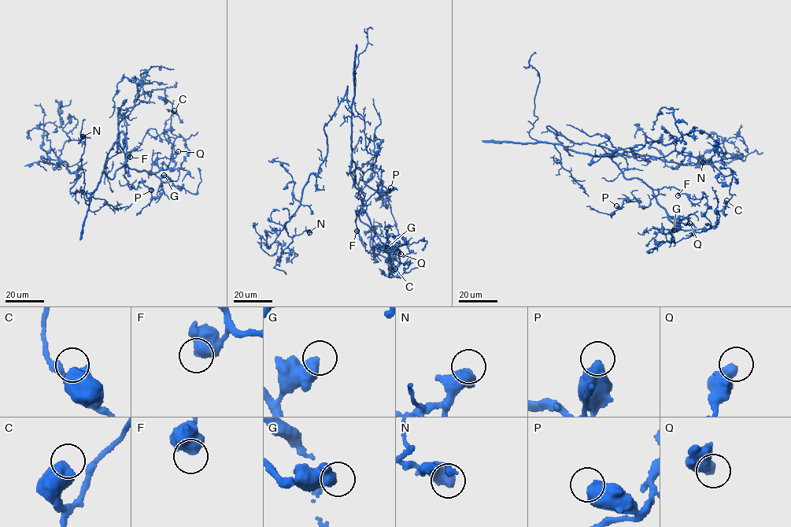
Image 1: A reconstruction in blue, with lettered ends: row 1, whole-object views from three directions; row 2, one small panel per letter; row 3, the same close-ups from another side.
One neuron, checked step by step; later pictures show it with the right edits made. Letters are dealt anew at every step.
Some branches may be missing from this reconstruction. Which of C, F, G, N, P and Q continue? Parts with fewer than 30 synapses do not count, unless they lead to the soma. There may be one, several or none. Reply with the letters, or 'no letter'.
no letter

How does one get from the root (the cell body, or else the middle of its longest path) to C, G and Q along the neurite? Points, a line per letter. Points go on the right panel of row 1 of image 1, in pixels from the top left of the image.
C: (550, 130), (568, 149), (592, 155), (632, 151), (655, 159), (674, 150), (722, 175), (732, 170), (726, 200)
G: (550, 130), (568, 149), (608, 157), (626, 178), (641, 179), (674, 220), (674, 230)
Q: (550, 130), (568, 149), (608, 157), (626, 178), (652, 190), (671, 221), (689, 223)

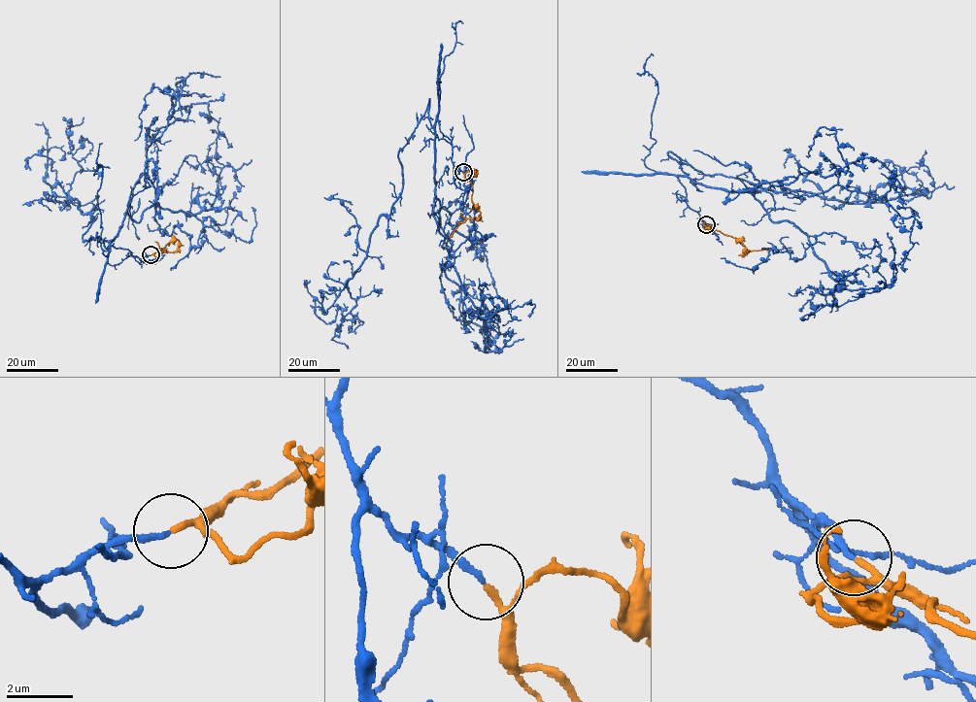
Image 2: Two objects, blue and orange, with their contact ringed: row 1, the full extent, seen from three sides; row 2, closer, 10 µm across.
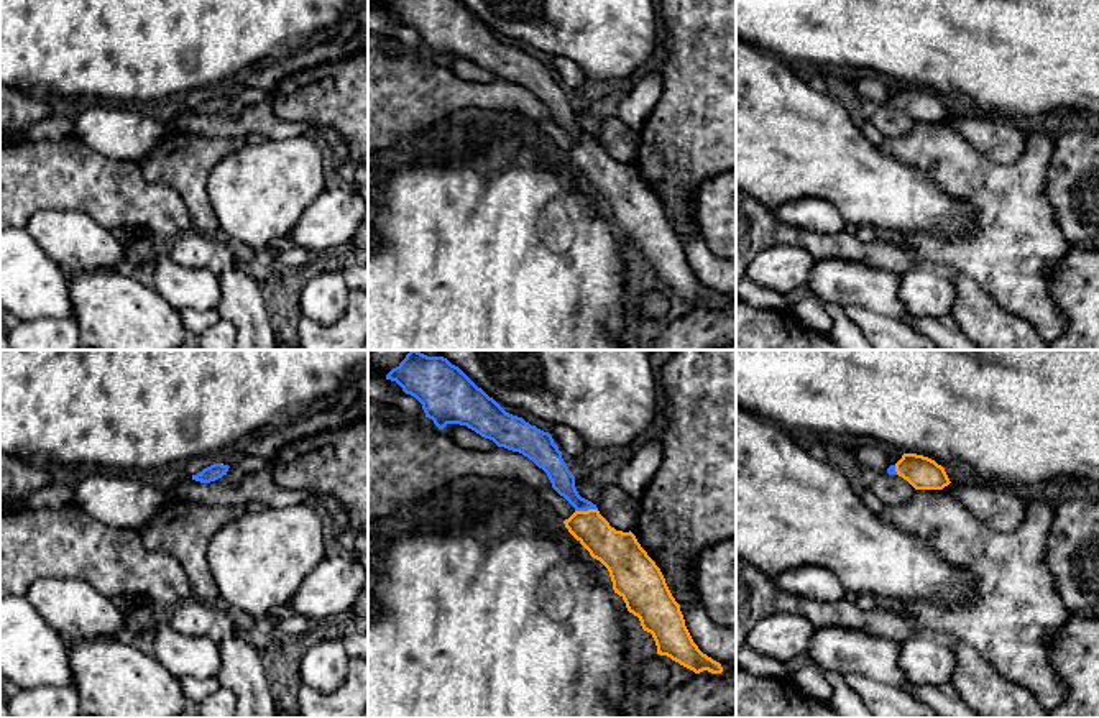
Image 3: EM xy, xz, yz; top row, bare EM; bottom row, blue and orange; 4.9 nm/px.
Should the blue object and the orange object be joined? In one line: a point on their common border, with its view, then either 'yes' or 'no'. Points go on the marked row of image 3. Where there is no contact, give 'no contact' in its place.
meets blue in xz at (585, 510); yes

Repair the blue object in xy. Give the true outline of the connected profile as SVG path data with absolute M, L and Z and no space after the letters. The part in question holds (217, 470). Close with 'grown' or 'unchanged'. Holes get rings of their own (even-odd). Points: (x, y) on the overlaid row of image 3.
M214 463L204 468L200 473L192 475L192 480L200 481L200 483L210 483L227 475L228 468L230 468L228 465Z | unchanged

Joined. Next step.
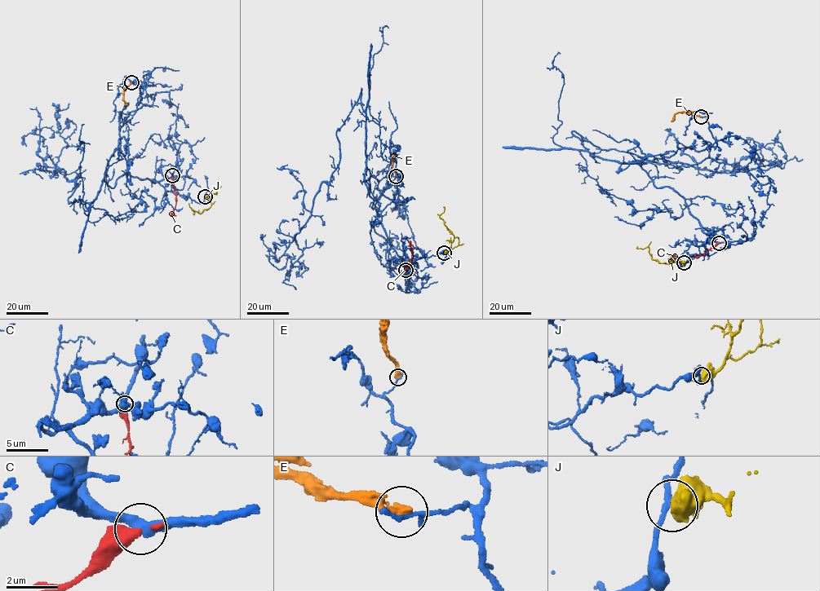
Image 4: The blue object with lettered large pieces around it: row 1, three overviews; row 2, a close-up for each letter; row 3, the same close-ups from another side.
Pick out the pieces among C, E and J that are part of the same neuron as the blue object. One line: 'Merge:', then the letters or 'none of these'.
Merge: none of these

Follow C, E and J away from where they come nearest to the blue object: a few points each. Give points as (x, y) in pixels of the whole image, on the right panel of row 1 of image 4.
C: (719, 243), (700, 256), (675, 256), (675, 260)
E: (701, 116), (681, 112), (671, 121)
J: (684, 262), (662, 263), (653, 259), (648, 247), (637, 246)

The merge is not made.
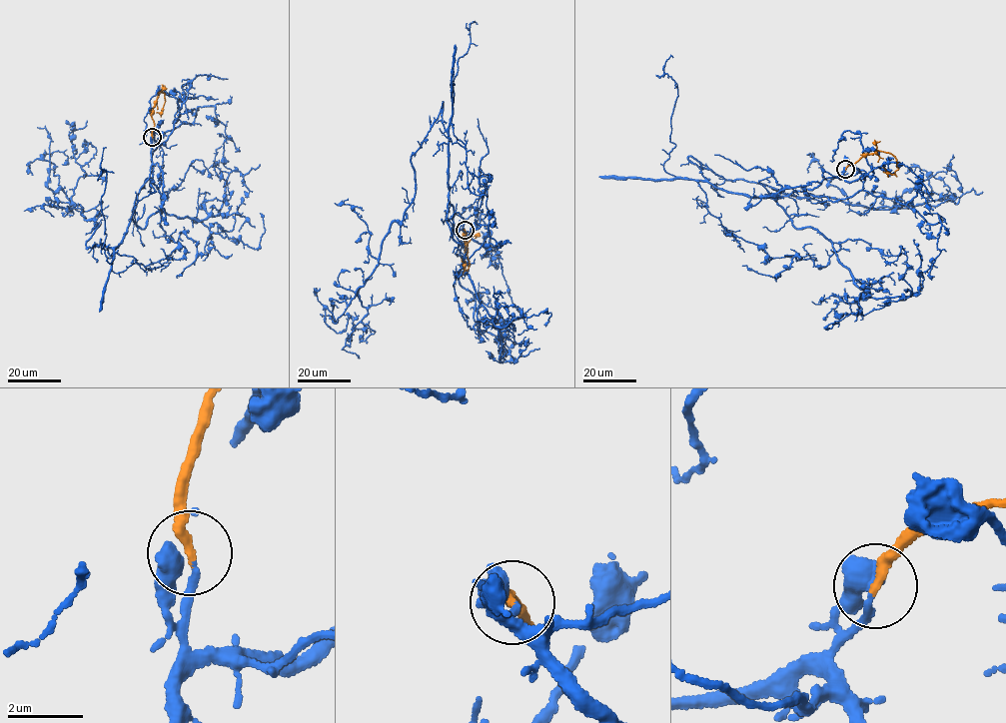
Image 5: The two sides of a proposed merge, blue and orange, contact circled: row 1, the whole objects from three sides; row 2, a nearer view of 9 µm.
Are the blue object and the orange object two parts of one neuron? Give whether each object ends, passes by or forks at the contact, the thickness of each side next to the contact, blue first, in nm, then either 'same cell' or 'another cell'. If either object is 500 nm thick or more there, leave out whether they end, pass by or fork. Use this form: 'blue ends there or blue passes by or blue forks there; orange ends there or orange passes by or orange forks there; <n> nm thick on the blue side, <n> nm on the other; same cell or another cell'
blue ends there; orange ends there; 190 nm thick on the blue side, 280 nm on the other; same cell

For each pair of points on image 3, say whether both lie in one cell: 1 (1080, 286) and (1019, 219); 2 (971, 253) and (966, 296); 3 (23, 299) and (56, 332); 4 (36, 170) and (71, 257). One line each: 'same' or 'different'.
1: different
2: different
3: different
4: different

